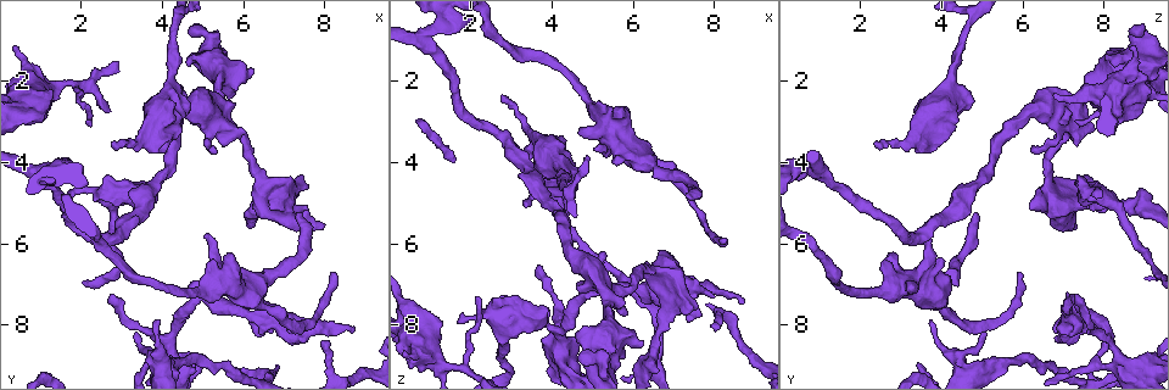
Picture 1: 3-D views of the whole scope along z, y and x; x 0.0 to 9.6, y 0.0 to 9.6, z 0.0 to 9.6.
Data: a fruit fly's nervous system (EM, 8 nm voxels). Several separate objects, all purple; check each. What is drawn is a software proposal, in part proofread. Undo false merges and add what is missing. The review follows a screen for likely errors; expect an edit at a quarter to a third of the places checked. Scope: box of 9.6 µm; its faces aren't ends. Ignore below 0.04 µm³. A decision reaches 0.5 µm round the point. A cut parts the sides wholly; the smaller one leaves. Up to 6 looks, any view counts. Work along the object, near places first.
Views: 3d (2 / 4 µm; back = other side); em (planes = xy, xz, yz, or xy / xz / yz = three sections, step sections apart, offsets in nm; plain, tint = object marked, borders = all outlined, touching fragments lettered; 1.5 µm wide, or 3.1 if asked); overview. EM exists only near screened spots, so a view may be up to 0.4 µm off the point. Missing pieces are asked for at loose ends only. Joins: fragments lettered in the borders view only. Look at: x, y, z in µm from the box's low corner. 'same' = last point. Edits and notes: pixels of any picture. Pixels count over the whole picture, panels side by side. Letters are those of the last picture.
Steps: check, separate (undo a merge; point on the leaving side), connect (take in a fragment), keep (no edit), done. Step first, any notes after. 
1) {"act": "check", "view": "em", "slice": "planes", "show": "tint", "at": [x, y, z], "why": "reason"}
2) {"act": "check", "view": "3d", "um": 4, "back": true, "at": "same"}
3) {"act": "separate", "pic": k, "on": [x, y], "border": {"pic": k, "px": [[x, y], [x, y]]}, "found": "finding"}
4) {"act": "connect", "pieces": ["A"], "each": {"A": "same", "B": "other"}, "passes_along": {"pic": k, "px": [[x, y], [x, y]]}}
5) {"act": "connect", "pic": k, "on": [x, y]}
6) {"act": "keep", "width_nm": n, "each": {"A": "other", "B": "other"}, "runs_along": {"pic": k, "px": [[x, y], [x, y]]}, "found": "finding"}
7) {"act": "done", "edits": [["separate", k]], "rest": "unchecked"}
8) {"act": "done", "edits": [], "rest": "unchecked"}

{"act": "check", "view": "em", "slice": "xy", "step": 4, "show": "tint", "at": [2.70, 3.55, 2.30], "why": "an open end"}

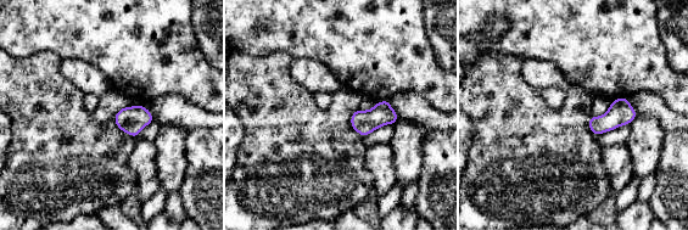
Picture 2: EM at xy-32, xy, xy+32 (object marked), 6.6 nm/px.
{"act": "check", "view": "em", "slice": "planes", "show": "tint", "at": "same", "why": "cut it another way"}

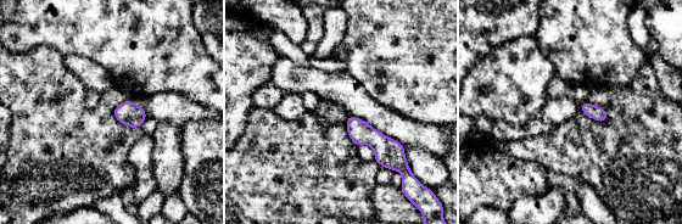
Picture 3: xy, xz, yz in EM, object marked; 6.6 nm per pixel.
{"act": "check", "view": "em", "slice": "planes", "show": "borders", "at": "same", "why": "what lies round it"}

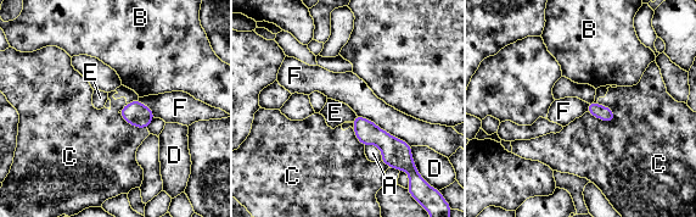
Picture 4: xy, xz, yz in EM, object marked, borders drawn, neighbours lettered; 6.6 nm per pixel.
{"act": "keep", "each": {"A": "other", "B": "other", "C": "other", "D": "other", "E": "other", "F": "other"}, "border": {"pic": 4, "px": [[357, 116], [352, 121]]}, "found": "no lettered fragment goes on from it"}

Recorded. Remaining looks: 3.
{"act": "check", "view": "em", "slice": "planes", "show": "borders", "at": [2.60, 4.35, 7.35]}

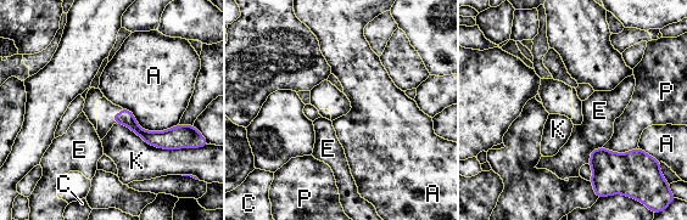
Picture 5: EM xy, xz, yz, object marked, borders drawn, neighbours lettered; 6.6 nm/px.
{"act": "keep", "each": {"A": "other", "C": "other", "E": "other", "K": "other", "P": "other"}, "border": {"pic": 5, "px": [[122, 107], [146, 130], [178, 124]]}, "found": "no lettered fragment goes on from it"}

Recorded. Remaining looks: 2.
{"act": "check", "view": "em", "slice": "xz", "step": 4, "show": "tint", "at": [3.60, 8.95, 4.60], "why": "free end"}

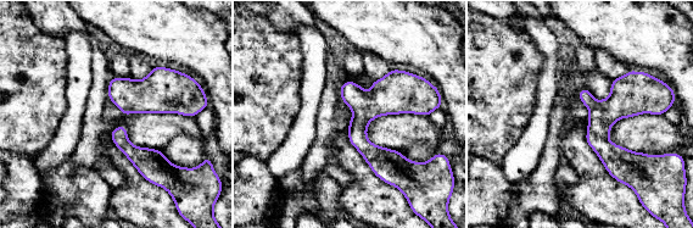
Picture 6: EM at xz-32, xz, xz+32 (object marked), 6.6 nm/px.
{"act": "check", "view": "em", "slice": "xy", "step": 4, "show": "borders", "at": "same"}

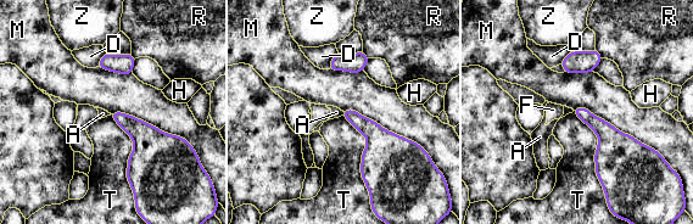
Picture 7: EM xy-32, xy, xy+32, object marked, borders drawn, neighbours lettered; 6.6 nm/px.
{"act": "keep", "each": {"A": "other", "D": "other", "F": "other", "H": "other", "M": "other", "R": "other", "T": "other", "Z": "other"}, "found": "none of them fits"}

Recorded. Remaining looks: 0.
{"act": "done", "edits": [], "rest": "unchecked"}

